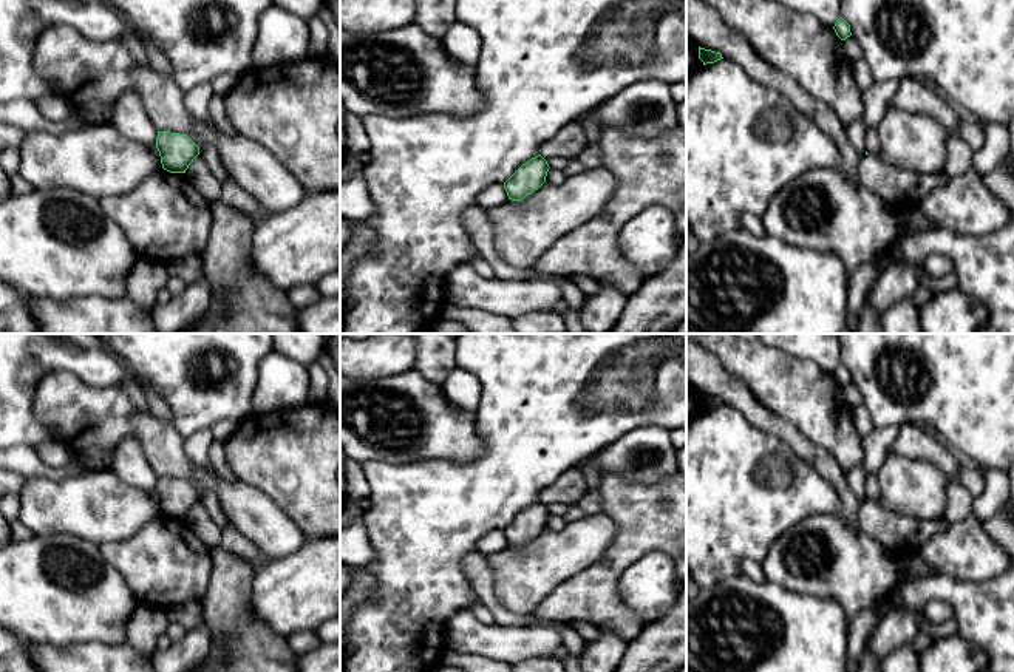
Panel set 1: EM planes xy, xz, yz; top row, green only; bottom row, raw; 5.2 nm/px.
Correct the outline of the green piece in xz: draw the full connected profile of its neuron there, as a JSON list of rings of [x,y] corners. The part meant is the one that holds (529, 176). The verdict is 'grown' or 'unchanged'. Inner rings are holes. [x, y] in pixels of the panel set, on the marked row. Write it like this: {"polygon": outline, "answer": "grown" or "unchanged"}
{"polygon": [[[538,154],[529,162],[522,164],[505,182],[504,188],[509,199],[522,201],[526,196],[538,190],[544,182],[549,171],[547,161]]], "answer": "unchanged"}

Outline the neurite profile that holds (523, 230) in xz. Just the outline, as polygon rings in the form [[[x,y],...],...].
[[[600,165],[580,175],[569,176],[560,185],[544,182],[522,201],[507,199],[504,204],[485,210],[493,227],[499,256],[507,264],[521,270],[535,266],[538,258],[561,236],[600,213],[614,188],[615,178],[612,171]]]

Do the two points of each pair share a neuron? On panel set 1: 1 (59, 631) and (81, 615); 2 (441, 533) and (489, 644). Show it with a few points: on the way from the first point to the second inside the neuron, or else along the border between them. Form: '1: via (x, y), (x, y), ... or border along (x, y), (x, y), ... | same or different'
1: via (64, 626), (76, 615) | same
2: border along (470, 609), (456, 612), (447, 621), (445, 637) | different

